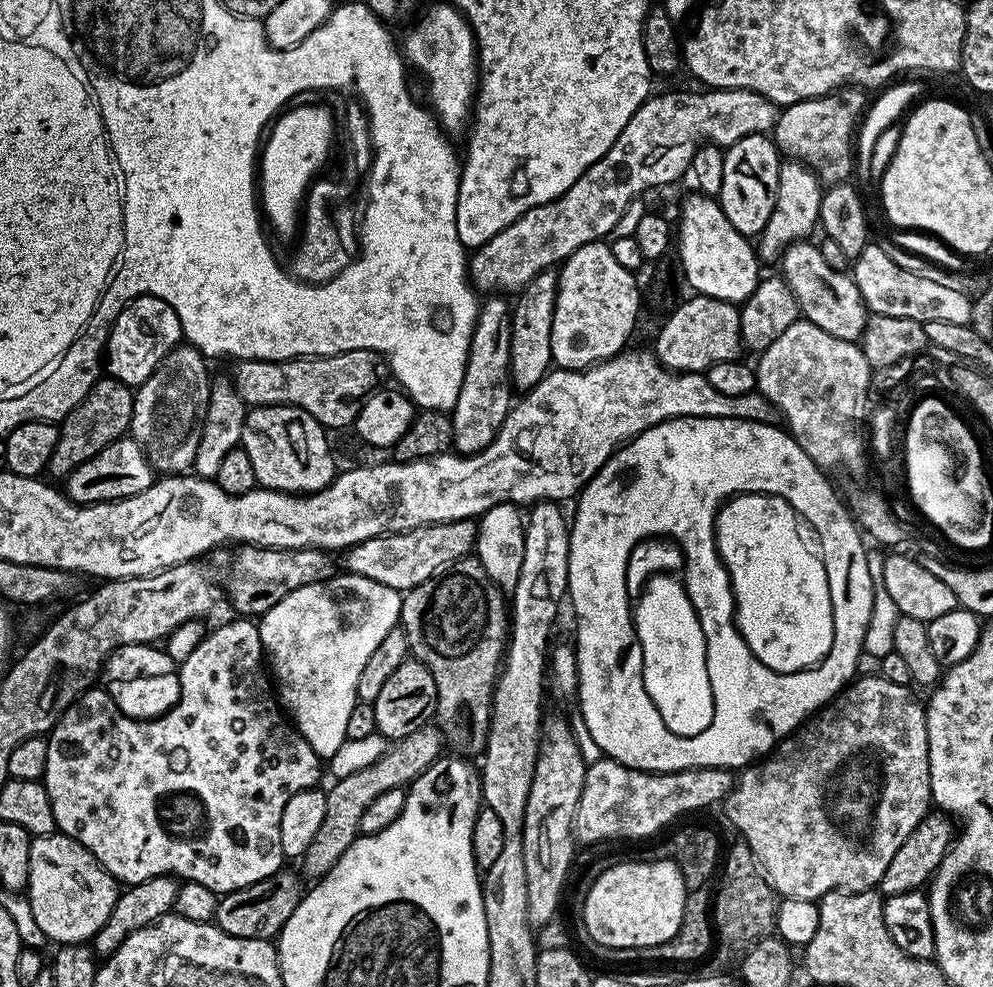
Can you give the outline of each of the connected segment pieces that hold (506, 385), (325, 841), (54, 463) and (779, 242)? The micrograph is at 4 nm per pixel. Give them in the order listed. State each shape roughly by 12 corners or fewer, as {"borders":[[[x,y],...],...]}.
{"borders":[[[479,305],[452,448],[481,452],[514,400],[513,305]],[[425,726],[336,780],[302,857],[315,882],[350,850],[366,806],[445,751]],[[105,375],[59,425],[63,478],[131,429],[134,392]],[[781,163],[774,214],[754,244],[765,265],[817,231],[815,172]]]}

